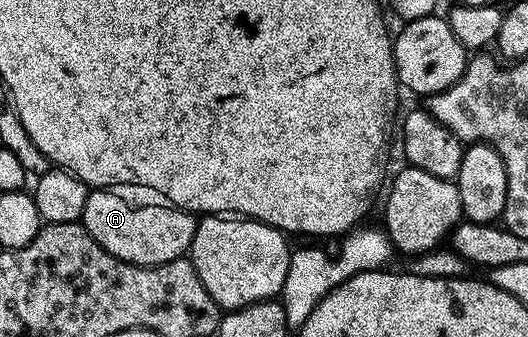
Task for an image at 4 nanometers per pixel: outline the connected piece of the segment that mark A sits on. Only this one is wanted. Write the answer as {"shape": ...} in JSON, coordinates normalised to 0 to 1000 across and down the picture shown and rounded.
{"shape":[[[203,540],[176,561],[167,582],[155,665],[197,745],[208,748],[220,769],[246,780],[250,789],[292,792],[326,780],[350,763],[364,739],[356,724],[258,724],[258,635],[261,623],[318,623],[345,635],[377,665],[384,644],[379,617],[341,611],[331,588],[322,588],[311,567],[292,552],[254,540]]]}

